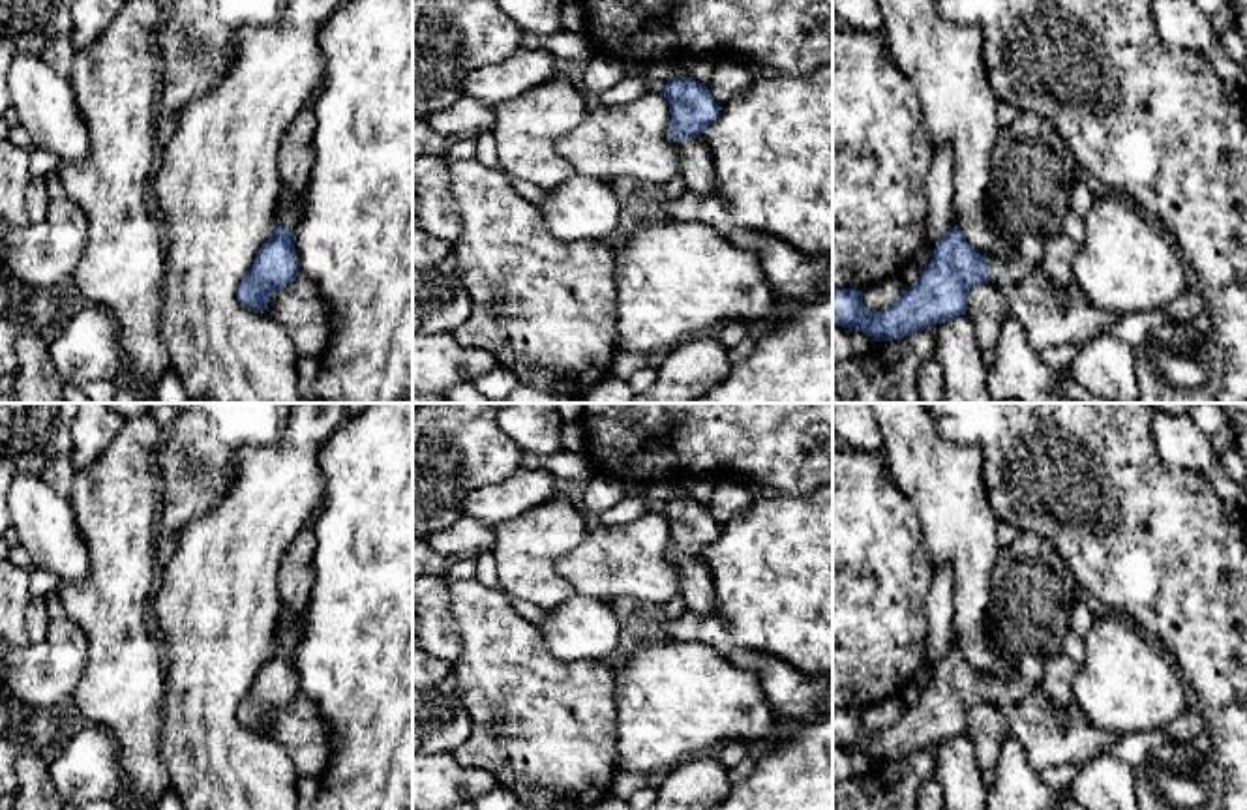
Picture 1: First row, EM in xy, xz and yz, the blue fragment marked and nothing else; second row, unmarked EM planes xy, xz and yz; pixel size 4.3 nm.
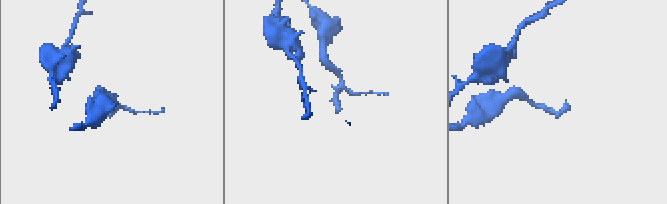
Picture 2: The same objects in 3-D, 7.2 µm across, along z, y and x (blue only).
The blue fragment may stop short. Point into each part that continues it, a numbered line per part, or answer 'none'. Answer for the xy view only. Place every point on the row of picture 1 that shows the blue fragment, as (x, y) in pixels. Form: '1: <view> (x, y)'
1: xy (289, 207)

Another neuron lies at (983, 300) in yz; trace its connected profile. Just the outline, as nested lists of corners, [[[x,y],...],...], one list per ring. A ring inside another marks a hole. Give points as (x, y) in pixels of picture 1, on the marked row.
[[[1044,268],[999,291],[990,281],[969,289],[966,313],[975,326],[983,351],[994,351],[1005,315],[1026,330],[1033,349],[1046,351],[1063,343],[1086,341],[1106,332],[1119,313],[1095,308],[1076,283],[1058,289]]]

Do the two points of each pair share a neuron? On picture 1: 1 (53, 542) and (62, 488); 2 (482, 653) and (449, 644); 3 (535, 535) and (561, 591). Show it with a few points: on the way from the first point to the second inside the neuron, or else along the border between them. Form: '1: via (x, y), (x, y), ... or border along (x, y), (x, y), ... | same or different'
1: border along (40, 475), (68, 499) | different
2: border along (449, 606), (462, 640), (462, 655), (454, 662) | different
3: via (535, 548), (535, 565), (548, 578) | same

